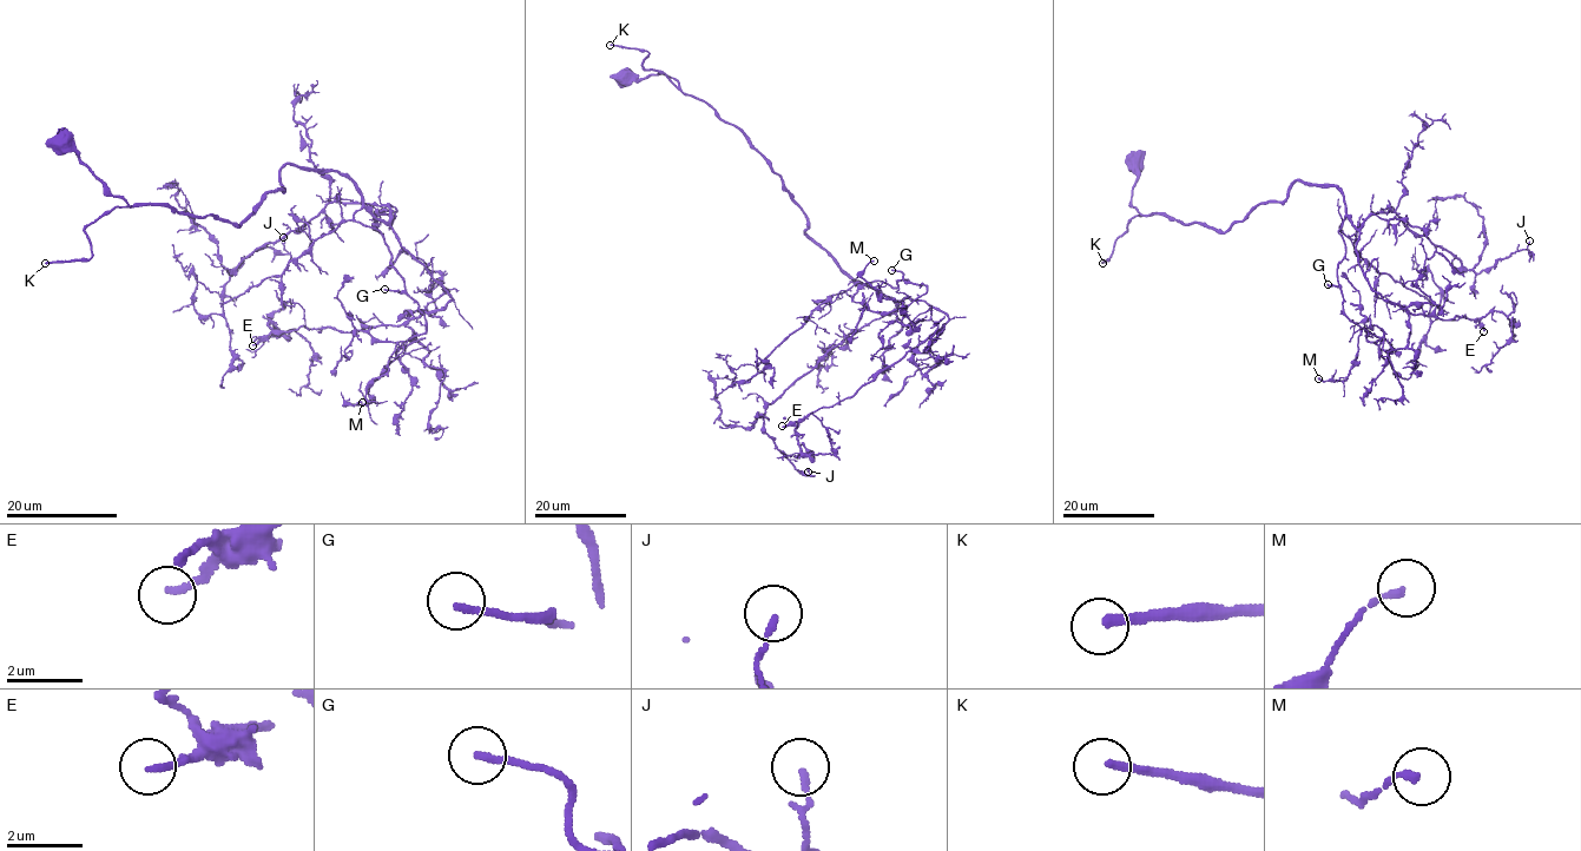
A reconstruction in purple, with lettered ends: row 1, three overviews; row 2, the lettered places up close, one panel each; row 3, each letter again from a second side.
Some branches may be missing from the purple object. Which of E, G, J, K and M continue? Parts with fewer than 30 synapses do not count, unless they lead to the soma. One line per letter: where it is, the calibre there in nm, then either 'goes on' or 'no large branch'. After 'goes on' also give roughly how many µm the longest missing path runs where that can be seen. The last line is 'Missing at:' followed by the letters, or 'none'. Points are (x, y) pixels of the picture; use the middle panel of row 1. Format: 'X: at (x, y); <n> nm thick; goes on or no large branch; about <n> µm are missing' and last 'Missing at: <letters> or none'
E: at (782, 426); 170 nm thick; no large branch
G: at (891, 270); 170 nm thick; goes on; about 30 µm are missing
J: at (808, 472); 130 nm thick; no large branch
K: at (610, 45); 220 nm thick; goes on; about 170 µm are missing
M: at (874, 261); 170 nm thick; no large branch
Missing at: G, K

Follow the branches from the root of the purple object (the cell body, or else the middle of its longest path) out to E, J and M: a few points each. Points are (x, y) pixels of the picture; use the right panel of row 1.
E: (1137, 163), (1141, 215), (1223, 232), (1295, 180), (1331, 184), (1375, 290), (1483, 331)
J: (1137, 163), (1141, 215), (1223, 232), (1299, 180), (1334, 185), (1357, 229), (1392, 211), (1476, 274), (1529, 241)
M: (1137, 163), (1141, 215), (1223, 232), (1295, 180), (1341, 192), (1337, 283), (1363, 329), (1348, 377), (1318, 378)

